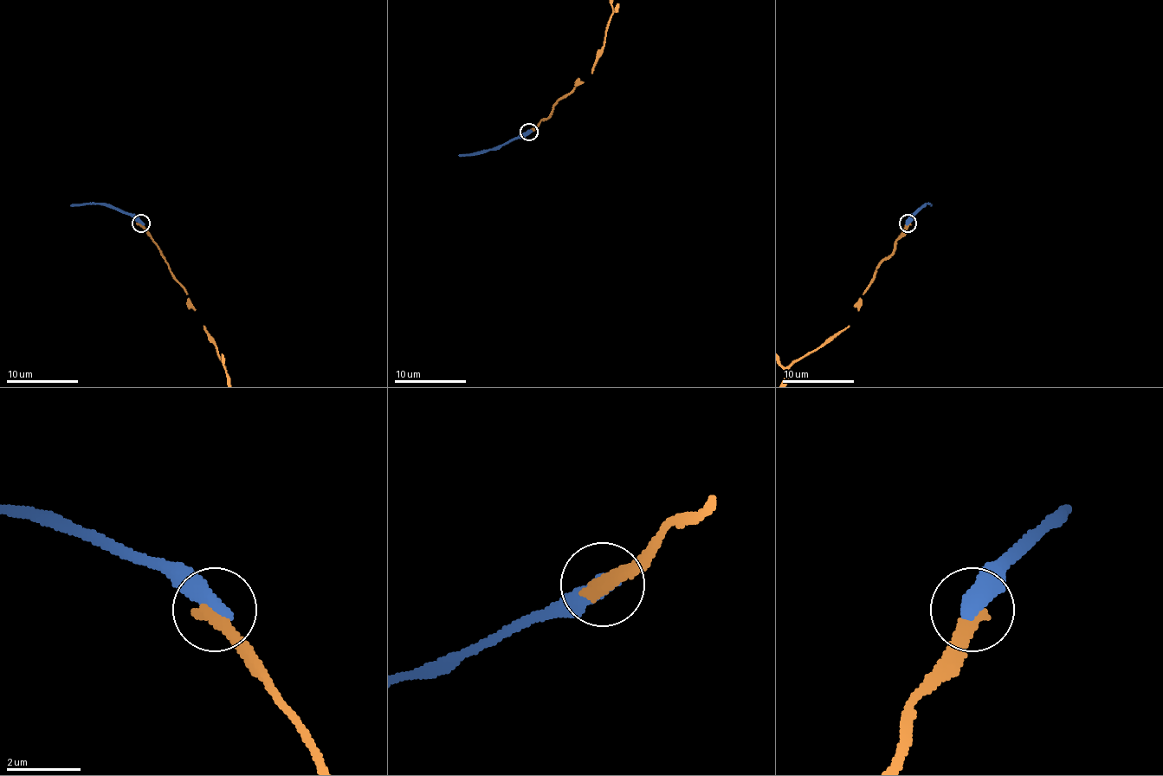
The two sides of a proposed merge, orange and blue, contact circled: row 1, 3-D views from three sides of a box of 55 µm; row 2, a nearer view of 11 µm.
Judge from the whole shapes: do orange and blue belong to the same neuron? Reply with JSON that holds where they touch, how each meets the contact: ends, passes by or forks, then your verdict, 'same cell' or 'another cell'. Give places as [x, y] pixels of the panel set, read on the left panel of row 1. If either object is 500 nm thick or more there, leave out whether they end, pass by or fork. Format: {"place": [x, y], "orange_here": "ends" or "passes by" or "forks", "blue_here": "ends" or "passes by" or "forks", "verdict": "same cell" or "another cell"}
{"place": [140, 223], "verdict": "another cell"}

